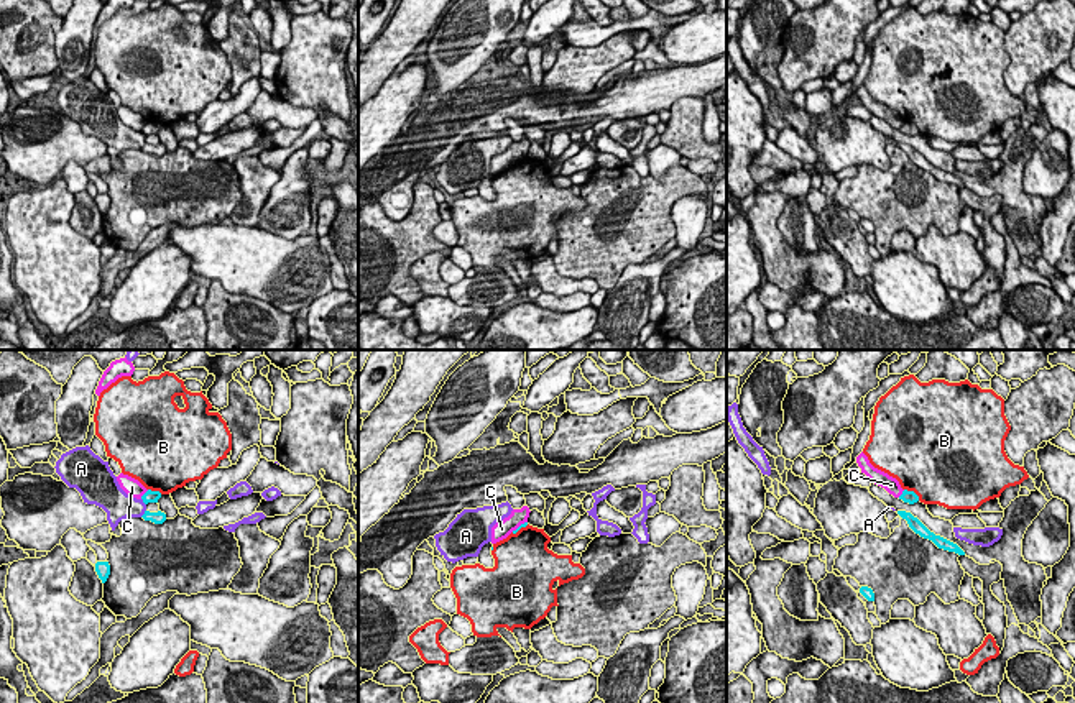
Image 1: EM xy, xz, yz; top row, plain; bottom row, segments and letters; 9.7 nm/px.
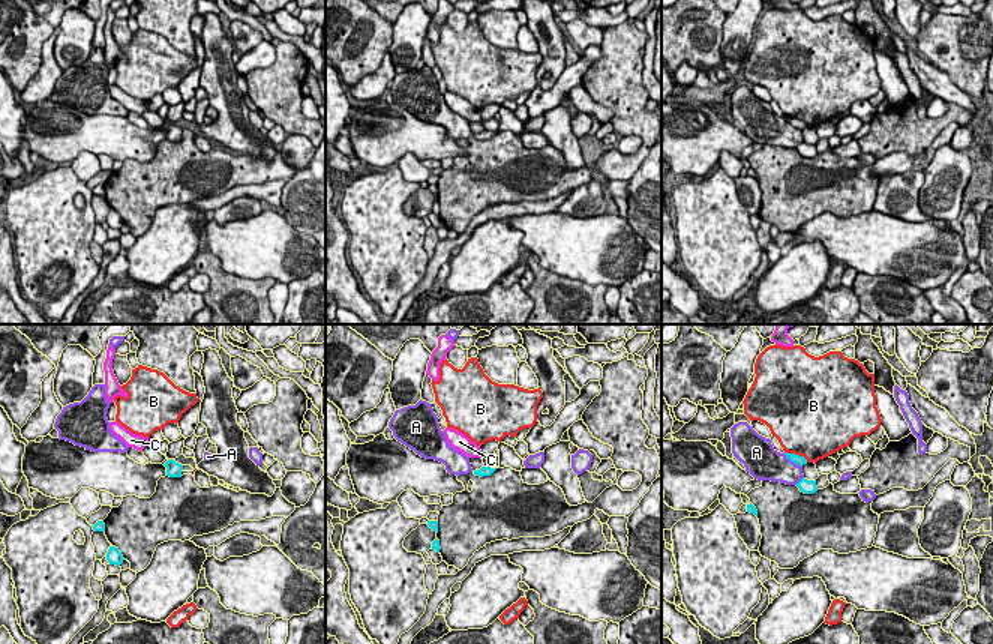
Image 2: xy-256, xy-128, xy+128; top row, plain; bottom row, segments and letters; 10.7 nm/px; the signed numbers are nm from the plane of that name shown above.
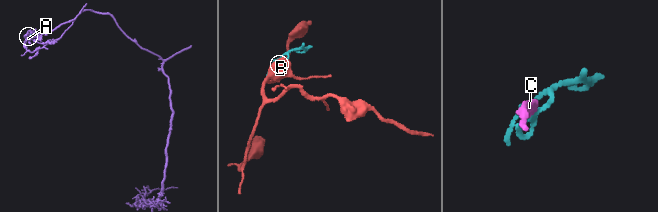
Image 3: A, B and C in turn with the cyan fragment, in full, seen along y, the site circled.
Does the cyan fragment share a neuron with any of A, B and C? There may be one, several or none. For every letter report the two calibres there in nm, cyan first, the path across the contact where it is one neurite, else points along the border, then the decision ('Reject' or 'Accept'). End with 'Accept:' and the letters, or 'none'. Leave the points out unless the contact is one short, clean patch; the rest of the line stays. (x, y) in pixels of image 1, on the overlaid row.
A: Thickness 130 nm (cyan) against 260 nm. Reject
B: Thickness 130 nm (cyan) against 500 nm. Boundary: yz (904, 488), (911, 490), (919, 500). Reject
C: Thickness 130 nm (cyan) against 170 nm. Boundary: xy (148, 490), (140, 498). Reject
Accept: none

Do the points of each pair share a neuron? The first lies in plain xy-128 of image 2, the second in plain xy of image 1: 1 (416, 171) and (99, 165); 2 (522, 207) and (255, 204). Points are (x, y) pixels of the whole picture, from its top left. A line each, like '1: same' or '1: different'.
1: different
2: different

